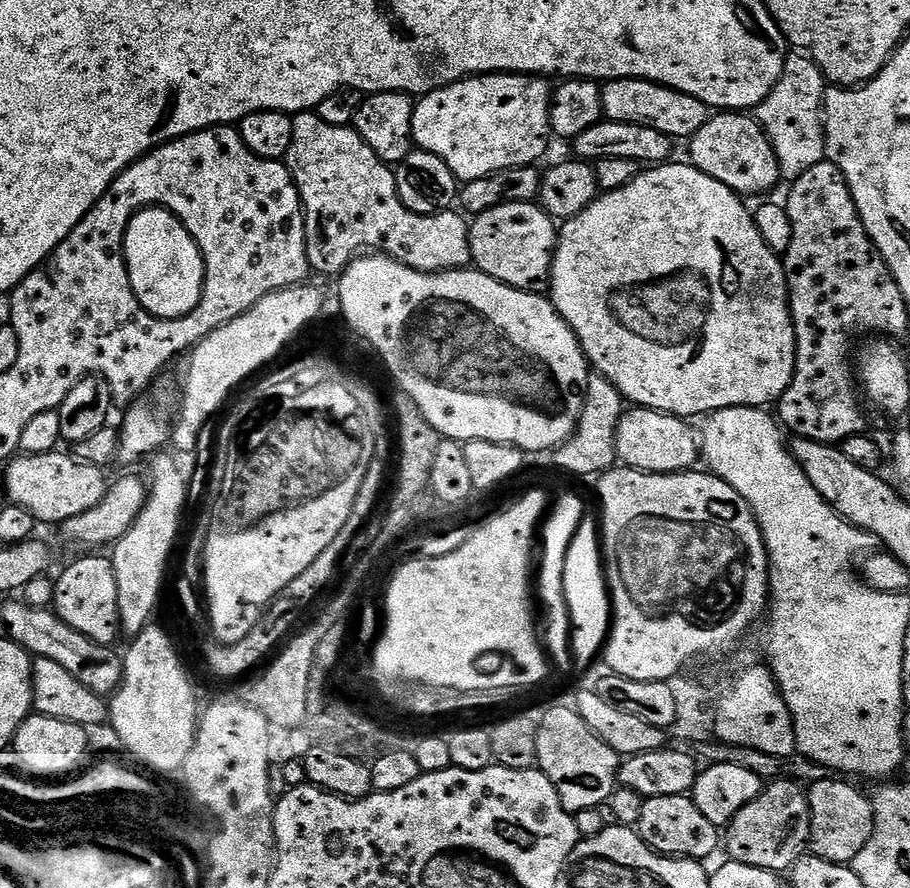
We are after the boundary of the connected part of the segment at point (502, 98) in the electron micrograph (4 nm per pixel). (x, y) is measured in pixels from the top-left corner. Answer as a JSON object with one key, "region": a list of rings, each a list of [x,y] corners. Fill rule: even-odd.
{"region":[[[498,72],[486,76],[469,76],[467,80],[459,80],[456,84],[439,88],[426,96],[419,97],[415,101],[416,109],[412,119],[412,139],[415,147],[421,152],[429,152],[438,158],[442,158],[442,162],[446,162],[446,166],[450,166],[450,170],[456,176],[457,181],[460,182],[486,178],[490,174],[501,172],[507,168],[525,168],[528,164],[536,164],[543,158],[544,151],[548,148],[548,136],[550,137],[552,132],[550,110],[552,109],[553,89],[551,87],[548,88],[548,84],[549,81],[547,79],[539,76],[522,76],[514,72]]]}

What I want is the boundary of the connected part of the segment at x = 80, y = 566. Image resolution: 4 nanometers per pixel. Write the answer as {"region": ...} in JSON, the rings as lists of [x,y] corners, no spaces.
{"region":[[[84,554],[81,560],[76,560],[60,577],[55,577],[56,598],[54,611],[78,634],[90,638],[95,644],[115,645],[116,636],[121,635],[120,615],[118,614],[118,582],[114,578],[114,566],[111,559],[104,554]]]}

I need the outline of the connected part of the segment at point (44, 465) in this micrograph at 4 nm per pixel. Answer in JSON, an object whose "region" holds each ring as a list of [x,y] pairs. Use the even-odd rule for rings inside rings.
{"region":[[[63,450],[33,456],[17,455],[8,461],[3,472],[7,499],[30,510],[30,514],[34,514],[41,525],[59,526],[74,518],[74,514],[86,514],[86,510],[98,506],[98,502],[102,502],[102,498],[108,493],[109,481],[104,480],[105,469],[93,464],[83,464],[75,455],[68,453],[67,456]]]}

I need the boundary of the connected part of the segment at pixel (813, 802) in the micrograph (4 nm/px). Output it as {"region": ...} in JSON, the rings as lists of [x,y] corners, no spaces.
{"region":[[[847,779],[814,781],[807,785],[808,805],[810,806],[810,838],[808,848],[811,855],[826,858],[826,862],[851,865],[858,854],[862,854],[862,846],[870,842],[870,834],[874,834],[876,821],[875,803],[864,792],[859,792]]]}

